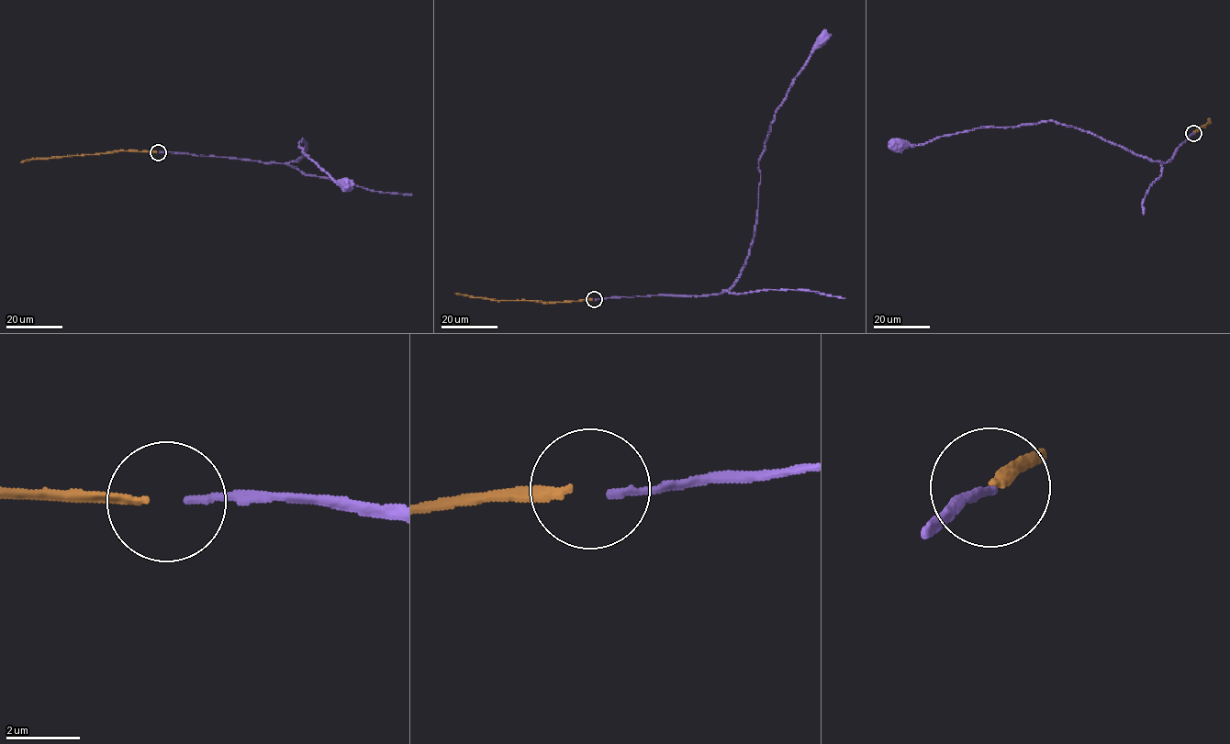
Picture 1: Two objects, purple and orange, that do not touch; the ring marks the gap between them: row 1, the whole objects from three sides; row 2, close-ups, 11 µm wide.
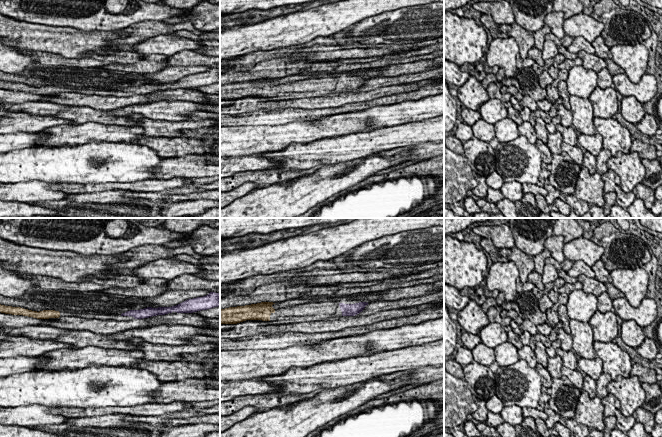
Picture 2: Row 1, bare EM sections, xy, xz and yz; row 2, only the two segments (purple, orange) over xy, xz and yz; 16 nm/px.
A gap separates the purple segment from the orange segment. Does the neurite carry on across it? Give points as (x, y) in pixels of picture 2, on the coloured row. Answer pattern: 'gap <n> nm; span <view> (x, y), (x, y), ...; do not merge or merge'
gap 1000 nm; span xy (121, 314), (59, 314); merge

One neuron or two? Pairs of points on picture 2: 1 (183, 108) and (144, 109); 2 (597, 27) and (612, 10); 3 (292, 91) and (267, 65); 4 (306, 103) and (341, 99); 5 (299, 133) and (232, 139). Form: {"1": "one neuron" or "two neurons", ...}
{"1": "one neuron", "2": "two neurons", "3": "two neurons", "4": "one neuron", "5": "one neuron"}

